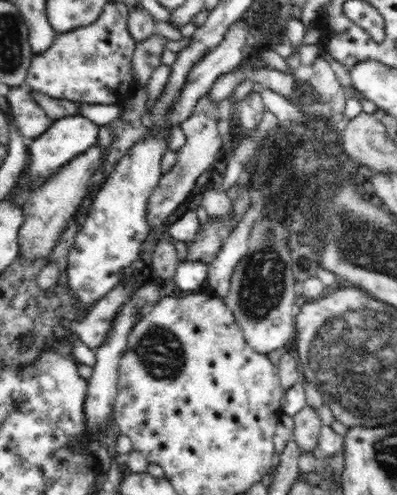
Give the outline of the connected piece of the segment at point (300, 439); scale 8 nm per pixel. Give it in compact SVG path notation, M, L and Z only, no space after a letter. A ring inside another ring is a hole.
M308 405L298 410L293 417L295 423L293 439L300 447L300 454L313 452L317 447L322 427L321 418L318 417L316 410Z

